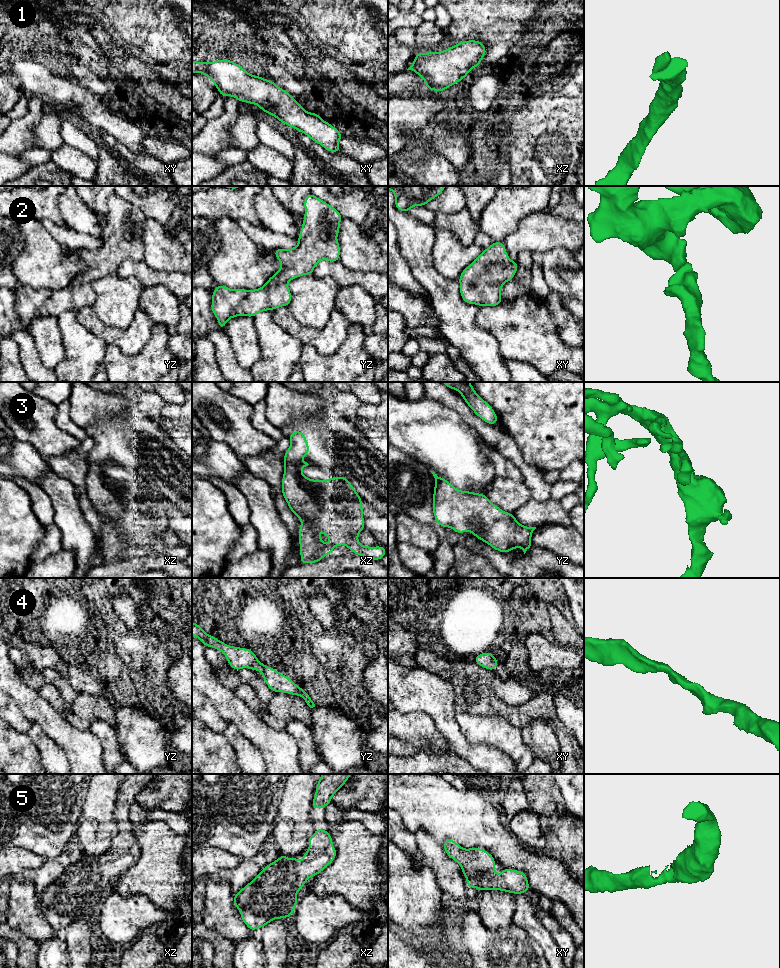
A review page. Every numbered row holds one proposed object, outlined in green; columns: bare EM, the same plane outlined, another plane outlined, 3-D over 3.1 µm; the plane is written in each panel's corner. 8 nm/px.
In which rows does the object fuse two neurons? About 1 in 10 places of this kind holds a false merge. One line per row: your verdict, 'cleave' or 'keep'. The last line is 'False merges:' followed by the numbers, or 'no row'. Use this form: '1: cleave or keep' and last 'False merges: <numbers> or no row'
1: keep
2: keep
3: keep
4: keep
5: keep
False merges: no row

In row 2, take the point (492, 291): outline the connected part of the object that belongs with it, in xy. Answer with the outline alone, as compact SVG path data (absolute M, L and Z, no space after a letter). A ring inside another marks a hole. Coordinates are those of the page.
M493 242L466 268L458 281L467 304L495 307L502 303L502 286L514 279L518 264L508 255L504 243Z

